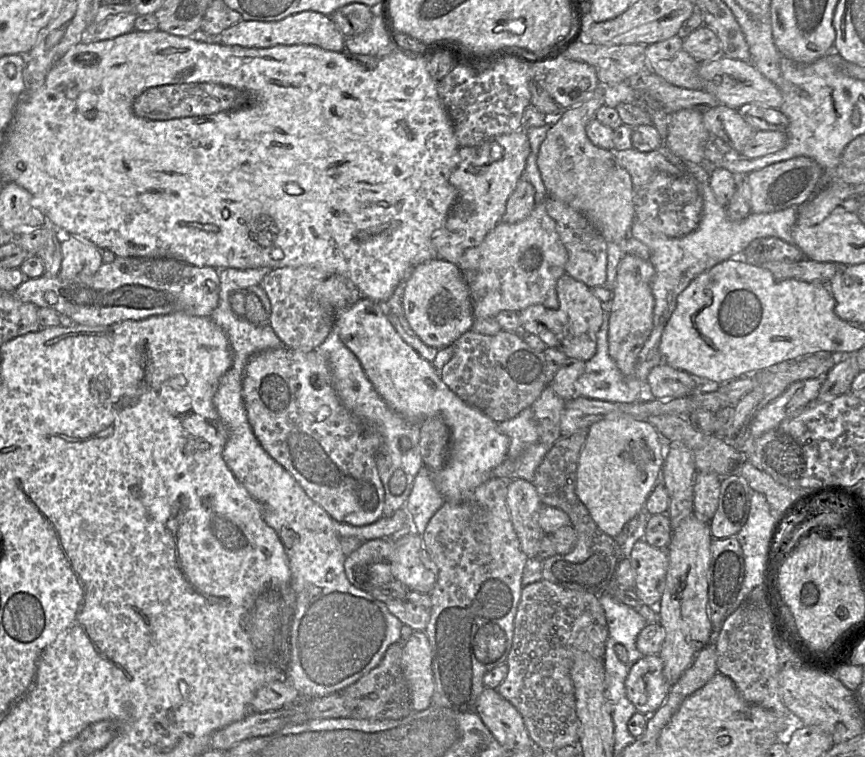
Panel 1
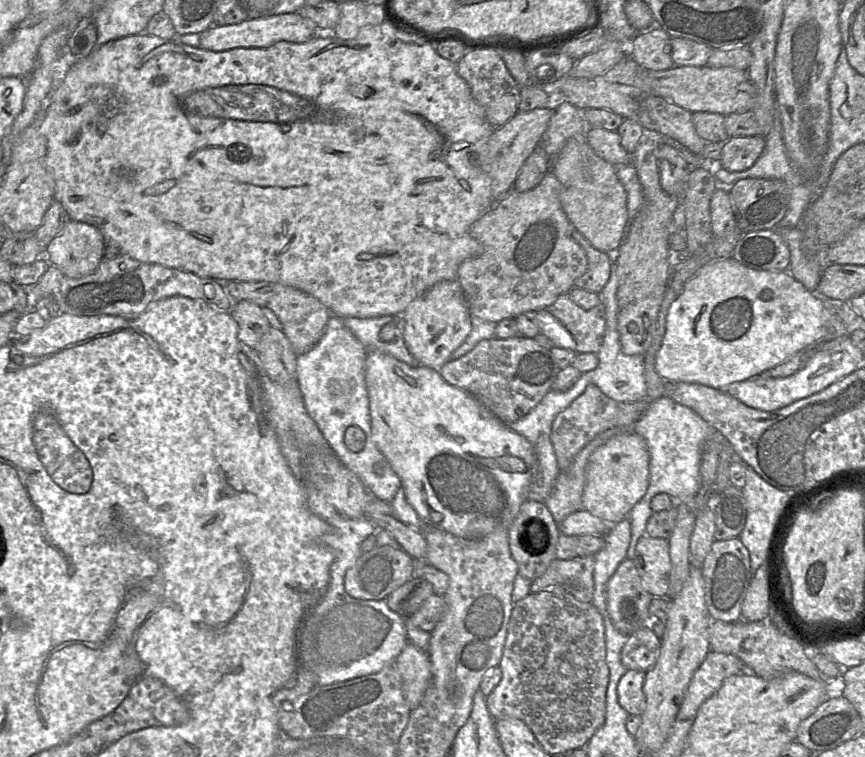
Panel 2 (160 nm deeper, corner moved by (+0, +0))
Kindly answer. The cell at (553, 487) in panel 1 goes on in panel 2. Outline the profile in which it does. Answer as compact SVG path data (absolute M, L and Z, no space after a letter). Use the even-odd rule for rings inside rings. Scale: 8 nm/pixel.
M576 556L553 560L546 571L531 582L530 593L559 586L577 600L592 603L594 596L594 556Z

